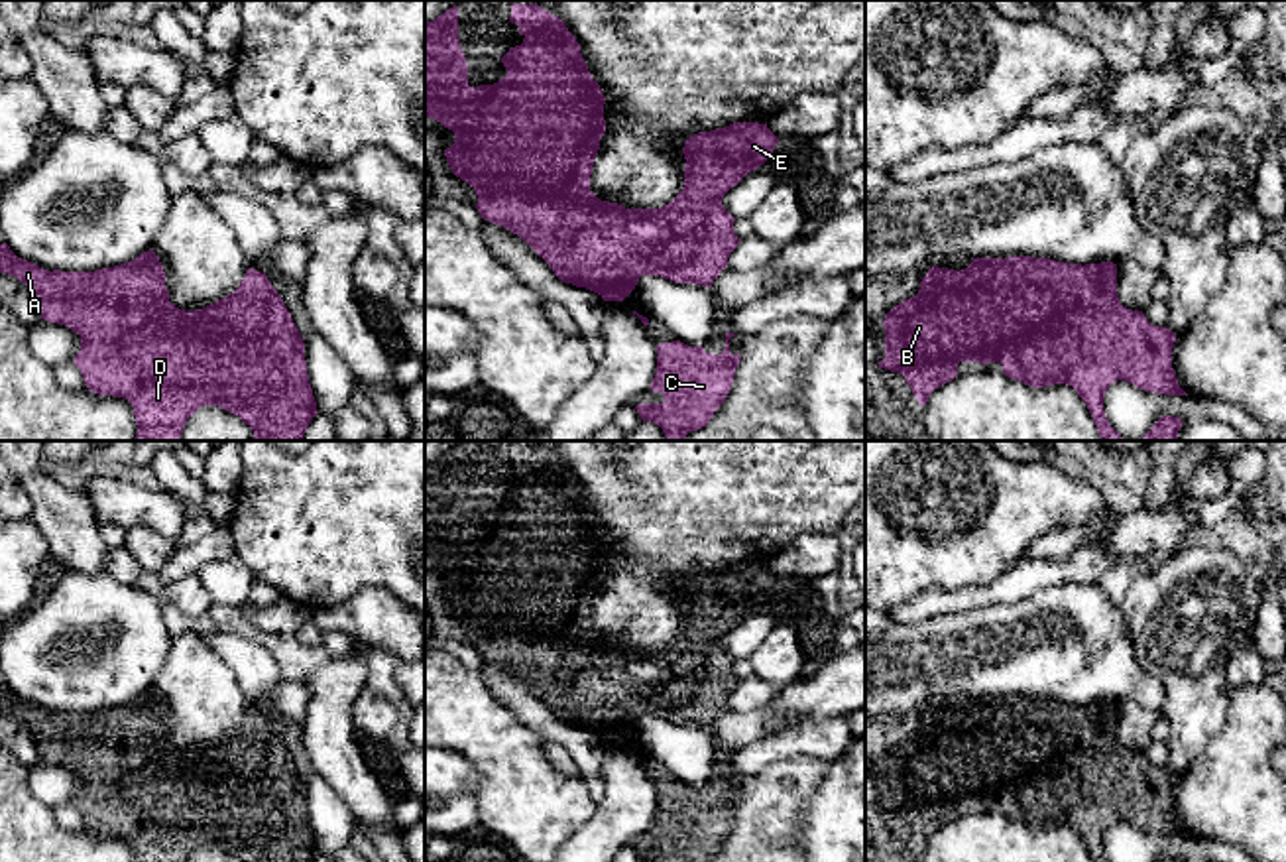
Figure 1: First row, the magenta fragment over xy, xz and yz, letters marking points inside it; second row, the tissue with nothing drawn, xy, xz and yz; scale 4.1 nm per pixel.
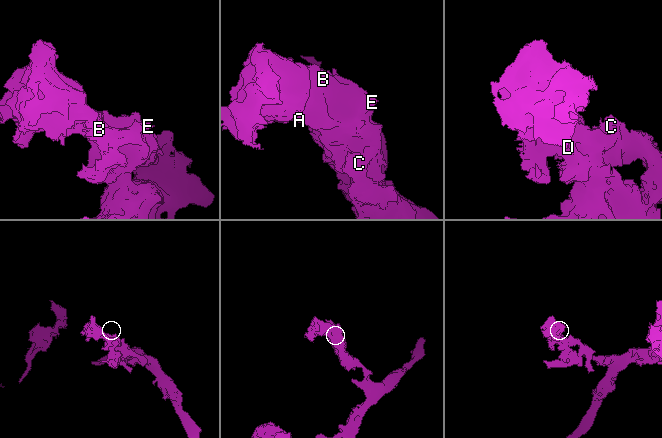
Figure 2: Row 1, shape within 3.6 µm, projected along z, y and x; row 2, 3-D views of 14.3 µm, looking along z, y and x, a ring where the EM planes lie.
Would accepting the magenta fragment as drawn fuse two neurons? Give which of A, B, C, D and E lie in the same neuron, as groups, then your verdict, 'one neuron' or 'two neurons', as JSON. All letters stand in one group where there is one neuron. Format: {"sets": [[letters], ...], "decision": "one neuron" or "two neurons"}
{"sets": [["A", "B", "C", "D", "E"]], "decision": "one neuron"}

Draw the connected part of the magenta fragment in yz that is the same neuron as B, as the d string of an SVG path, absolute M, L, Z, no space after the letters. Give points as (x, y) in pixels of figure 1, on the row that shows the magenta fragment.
M1011 256L1011 258L973 258L965 270L932 266L920 281L914 297L893 307L883 321L885 358L877 364L899 372L912 388L920 405L930 394L958 376L960 362L999 362L1003 374L1032 388L1054 384L1072 386L1085 401L1101 441L1127 441L1107 421L1103 398L1107 388L1129 382L1144 392L1164 396L1188 396L1172 368L1172 348L1176 333L1154 327L1142 311L1127 309L1117 297L1117 264L1068 264L1050 258Z

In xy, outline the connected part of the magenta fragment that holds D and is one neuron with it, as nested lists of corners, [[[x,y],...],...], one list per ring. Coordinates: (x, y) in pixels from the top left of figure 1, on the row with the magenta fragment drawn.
[[[0,244],[0,272],[24,281],[35,295],[41,319],[69,327],[81,337],[75,366],[87,388],[98,396],[124,398],[136,415],[136,441],[183,441],[187,419],[203,405],[218,405],[238,415],[254,431],[254,441],[303,441],[311,419],[319,413],[309,384],[305,342],[291,313],[267,276],[248,268],[238,289],[216,303],[185,311],[169,301],[165,272],[153,250],[132,262],[94,272],[47,272],[18,258]]]

